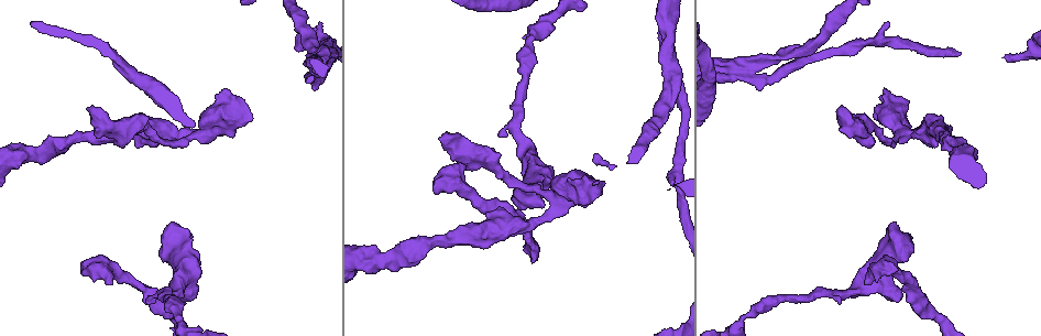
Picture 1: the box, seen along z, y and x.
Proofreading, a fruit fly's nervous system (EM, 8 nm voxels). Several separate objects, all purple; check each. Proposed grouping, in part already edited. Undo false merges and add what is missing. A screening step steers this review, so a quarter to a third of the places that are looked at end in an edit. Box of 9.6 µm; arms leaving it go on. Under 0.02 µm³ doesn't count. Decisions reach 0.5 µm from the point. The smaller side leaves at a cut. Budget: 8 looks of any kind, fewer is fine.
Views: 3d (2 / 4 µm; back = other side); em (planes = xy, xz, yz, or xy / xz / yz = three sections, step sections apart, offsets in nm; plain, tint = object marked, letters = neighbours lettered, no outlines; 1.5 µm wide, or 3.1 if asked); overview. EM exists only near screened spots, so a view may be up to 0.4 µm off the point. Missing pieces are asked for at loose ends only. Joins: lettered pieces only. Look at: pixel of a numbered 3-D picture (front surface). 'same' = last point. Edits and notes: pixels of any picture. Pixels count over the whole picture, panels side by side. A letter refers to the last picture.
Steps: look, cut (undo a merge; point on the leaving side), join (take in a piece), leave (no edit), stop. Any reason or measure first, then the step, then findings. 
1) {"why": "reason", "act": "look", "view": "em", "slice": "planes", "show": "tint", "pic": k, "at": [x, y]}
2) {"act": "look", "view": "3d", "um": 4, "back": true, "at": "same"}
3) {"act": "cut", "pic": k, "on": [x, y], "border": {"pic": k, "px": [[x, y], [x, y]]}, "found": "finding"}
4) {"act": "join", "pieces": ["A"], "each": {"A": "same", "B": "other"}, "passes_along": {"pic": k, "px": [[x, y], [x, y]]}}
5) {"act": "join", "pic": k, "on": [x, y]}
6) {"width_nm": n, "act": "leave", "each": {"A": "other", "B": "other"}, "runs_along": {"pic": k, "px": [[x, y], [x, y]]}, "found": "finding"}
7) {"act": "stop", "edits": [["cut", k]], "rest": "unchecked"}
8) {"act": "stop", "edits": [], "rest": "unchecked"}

{"why": "free end", "act": "look", "view": "em", "slice": "xz", "step": 8, "show": "letters", "pic": 1, "at": [840, 301]}

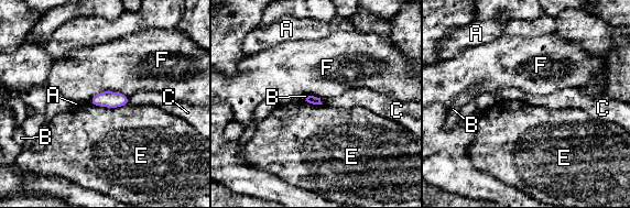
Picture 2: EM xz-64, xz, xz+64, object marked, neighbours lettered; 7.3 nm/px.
{"act": "leave", "each": {"A": "other", "B": "other", "C": "other", "E": "other", "F": "other"}, "border": {"pic": 2, "px": [[89, 102], [107, 107], [128, 104]]}, "found": "no lettered piece goes on from it"}

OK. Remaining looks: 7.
{"why": "an open end", "act": "look", "view": "3d", "um": 4, "pic": 1, "at": [435, 192]}

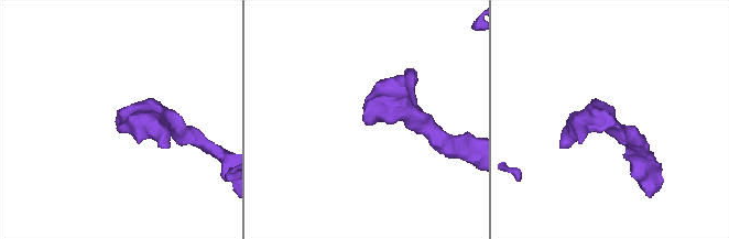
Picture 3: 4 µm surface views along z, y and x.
{"why": "shape alone is not enough", "act": "look", "view": "em", "slice": "yz", "step": 4, "show": "tint", "pic": 3, "at": [117, 123]}

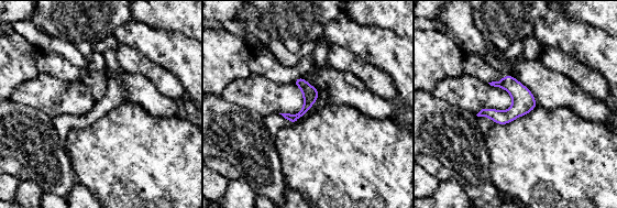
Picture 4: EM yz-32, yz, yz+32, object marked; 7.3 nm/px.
{"act": "look", "view": "em", "slice": "planes", "show": "letters", "at": "same"}

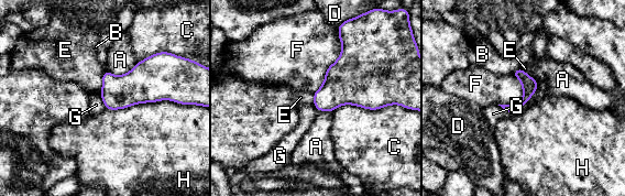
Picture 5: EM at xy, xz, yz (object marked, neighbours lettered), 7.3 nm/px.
{"act": "leave", "each": {"A": "other", "B": "other", "C": "other", "D": "other", "E": "other", "F": "other", "G": "other", "H": "other"}, "found": "none of them fits"}

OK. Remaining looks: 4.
{"why": "two arms at a narrow angle", "act": "look", "view": "3d", "um": 2, "back": true, "pic": 1, "at": [669, 31]}

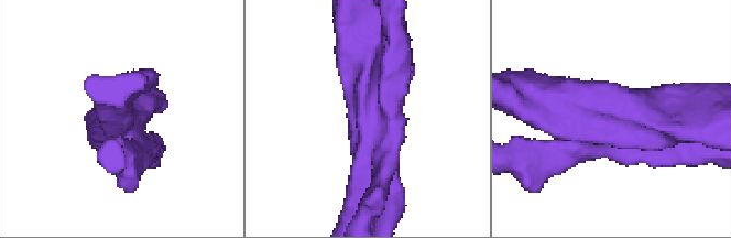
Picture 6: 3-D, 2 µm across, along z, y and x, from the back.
{"why": "need the tissue", "act": "look", "view": "em", "slice": "planes", "show": "letters", "pic": 6, "at": [622, 109]}

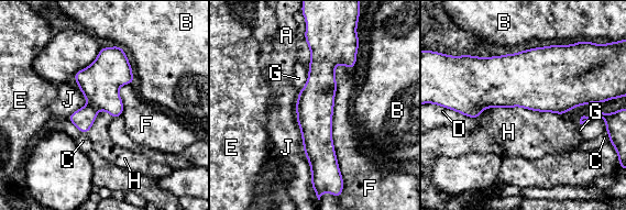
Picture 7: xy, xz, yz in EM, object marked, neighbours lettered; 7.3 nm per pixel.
{"width_nm": 280, "act": "leave", "each": {"A": "other", "B": "other", "C": "other", "D": "other", "E": "other", "F": "other", "G": "other", "H": "other", "J": "other"}, "border": {"pic": 7, "px": [[340, 63], [332, 143], [341, 172]]}, "found": "one cell here"}

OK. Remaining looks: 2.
{"act": "stop", "edits": [], "rest": "unchecked"}

